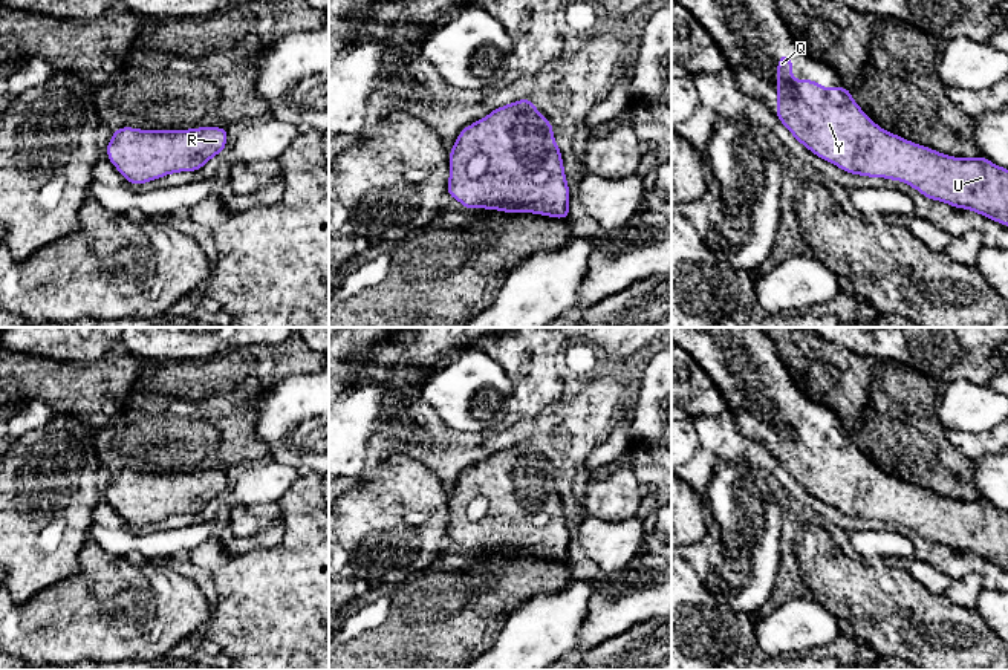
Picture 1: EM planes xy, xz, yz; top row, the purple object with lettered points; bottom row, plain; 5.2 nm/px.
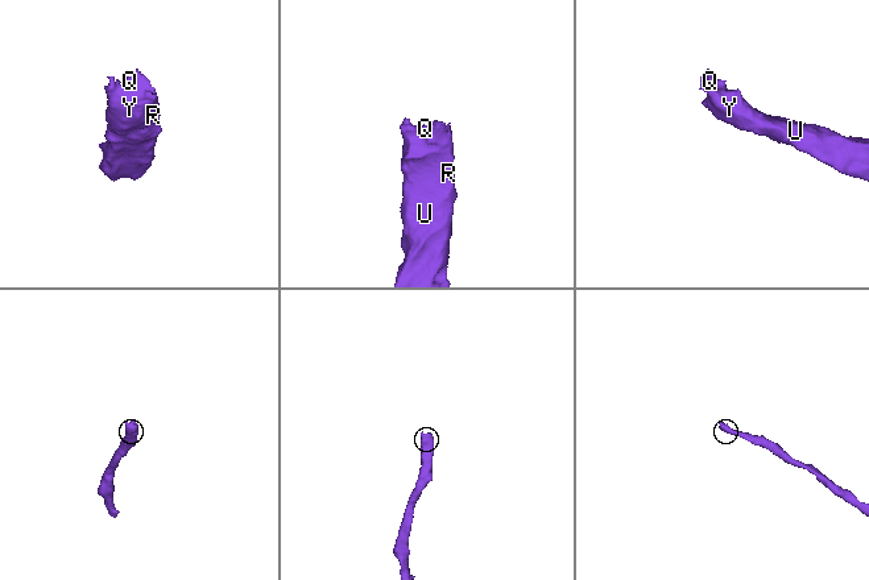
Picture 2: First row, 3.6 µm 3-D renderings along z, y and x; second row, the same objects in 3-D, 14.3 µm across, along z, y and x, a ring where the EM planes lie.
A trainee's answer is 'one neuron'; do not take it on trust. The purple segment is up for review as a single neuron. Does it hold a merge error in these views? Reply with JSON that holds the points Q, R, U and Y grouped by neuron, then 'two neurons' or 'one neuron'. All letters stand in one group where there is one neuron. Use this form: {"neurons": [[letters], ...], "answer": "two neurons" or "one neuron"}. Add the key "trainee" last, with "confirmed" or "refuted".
{"neurons": [["Q", "R", "U", "Y"]], "answer": "one neuron", "trainee": "confirmed"}

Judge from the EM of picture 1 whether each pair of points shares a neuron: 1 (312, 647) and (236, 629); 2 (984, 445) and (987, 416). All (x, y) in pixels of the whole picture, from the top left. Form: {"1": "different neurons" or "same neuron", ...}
{"1": "same neuron", "2": "different neurons"}

